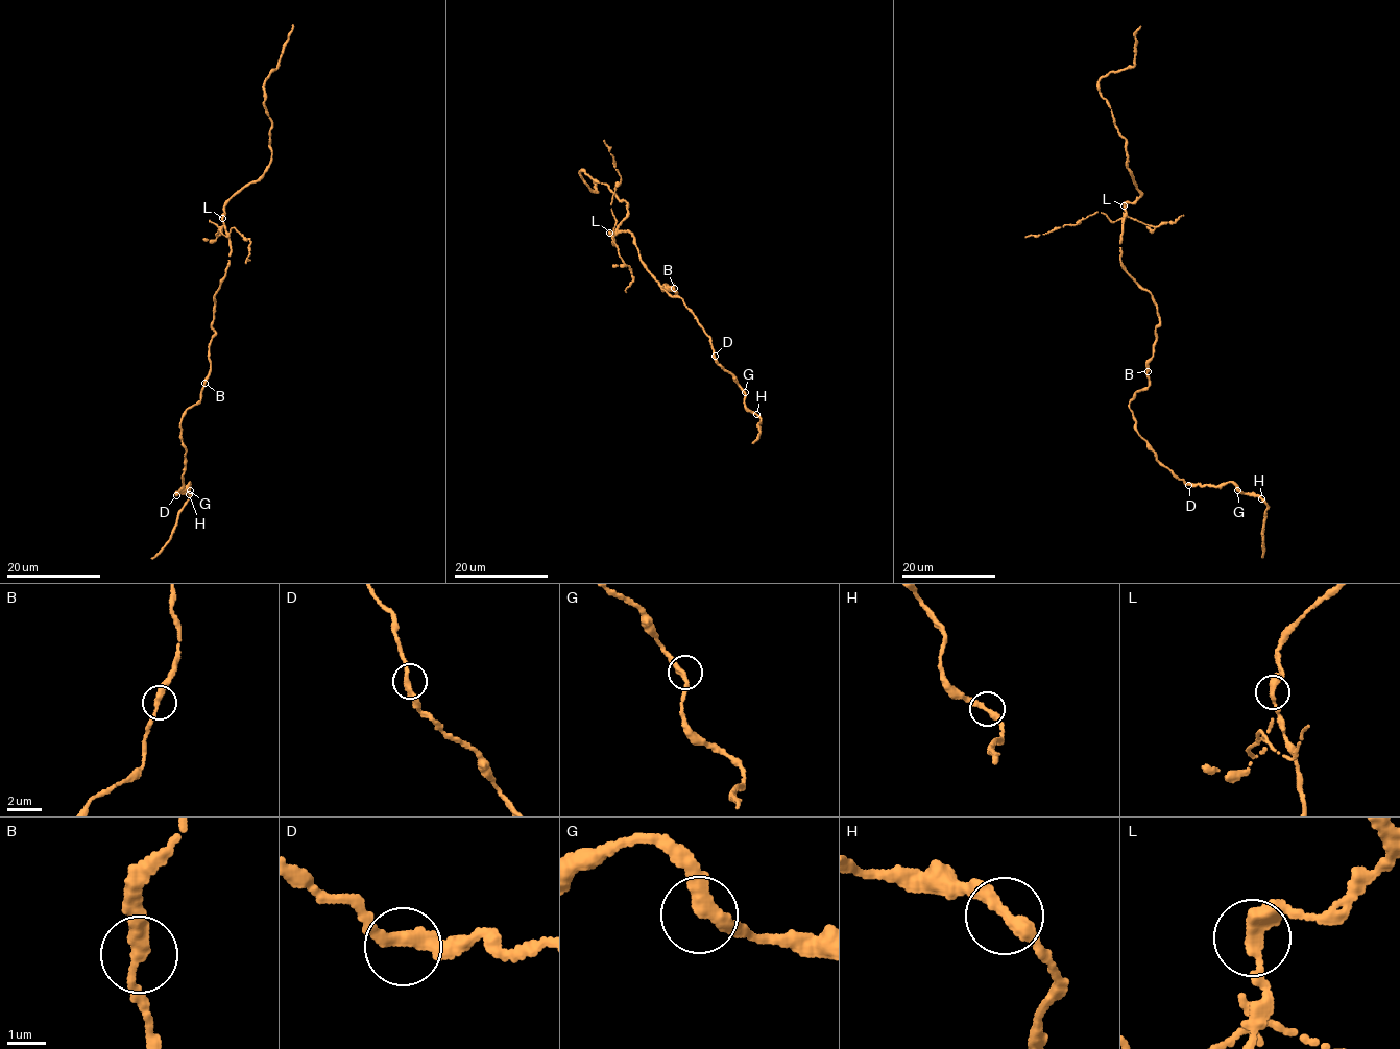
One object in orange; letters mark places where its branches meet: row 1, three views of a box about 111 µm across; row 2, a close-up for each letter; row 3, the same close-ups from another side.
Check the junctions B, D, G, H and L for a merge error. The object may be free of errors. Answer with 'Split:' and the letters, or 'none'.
Split: L

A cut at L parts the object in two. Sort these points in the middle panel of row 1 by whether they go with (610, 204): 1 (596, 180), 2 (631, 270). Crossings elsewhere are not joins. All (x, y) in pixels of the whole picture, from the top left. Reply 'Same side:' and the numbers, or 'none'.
Same side: 2

